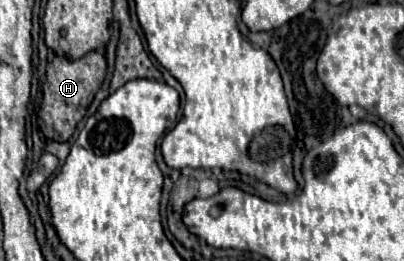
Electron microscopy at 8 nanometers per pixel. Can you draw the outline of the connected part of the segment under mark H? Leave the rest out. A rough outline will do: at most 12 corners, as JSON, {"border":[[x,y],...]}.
{"border":[[55,56],[46,69],[39,130],[72,137],[99,86],[107,60]]}

